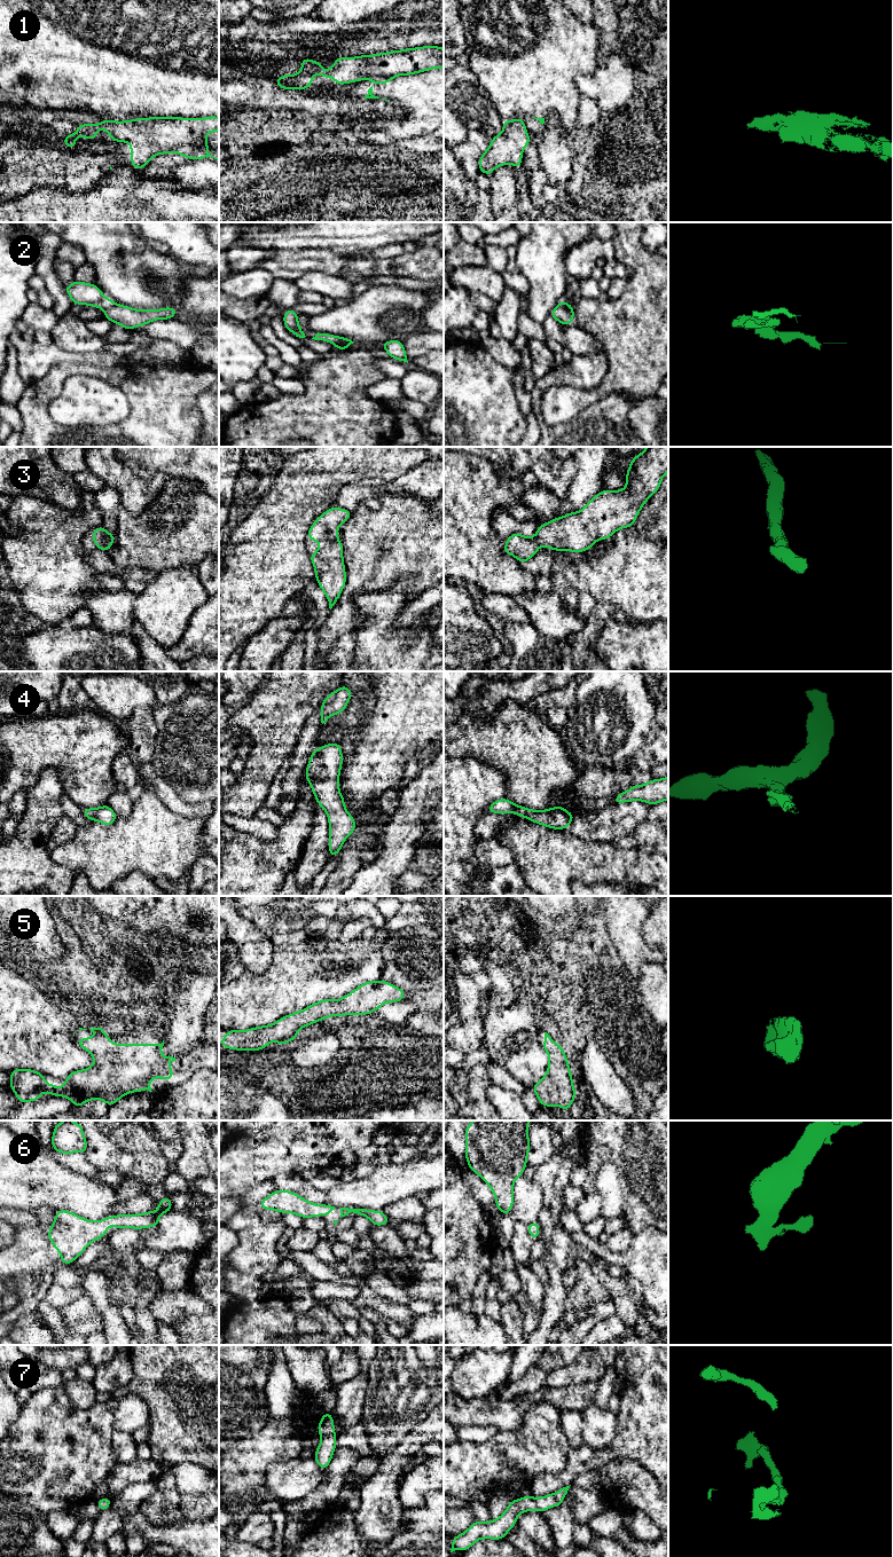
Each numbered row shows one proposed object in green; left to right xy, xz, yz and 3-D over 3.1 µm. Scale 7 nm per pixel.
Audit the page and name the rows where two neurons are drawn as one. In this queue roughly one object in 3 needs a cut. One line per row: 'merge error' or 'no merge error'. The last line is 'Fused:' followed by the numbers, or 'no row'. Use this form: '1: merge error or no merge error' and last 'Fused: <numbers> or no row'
1: no merge error
2: merge error
3: no merge error
4: no merge error
5: no merge error
6: no merge error
7: no merge error
Fused: 2

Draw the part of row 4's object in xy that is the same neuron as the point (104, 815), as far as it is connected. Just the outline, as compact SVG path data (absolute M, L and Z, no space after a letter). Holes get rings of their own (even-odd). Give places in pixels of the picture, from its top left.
M108 804L101 805L96 809L84 807L81 808L81 810L85 817L88 819L88 821L97 820L104 826L112 825L118 818L116 812Z

